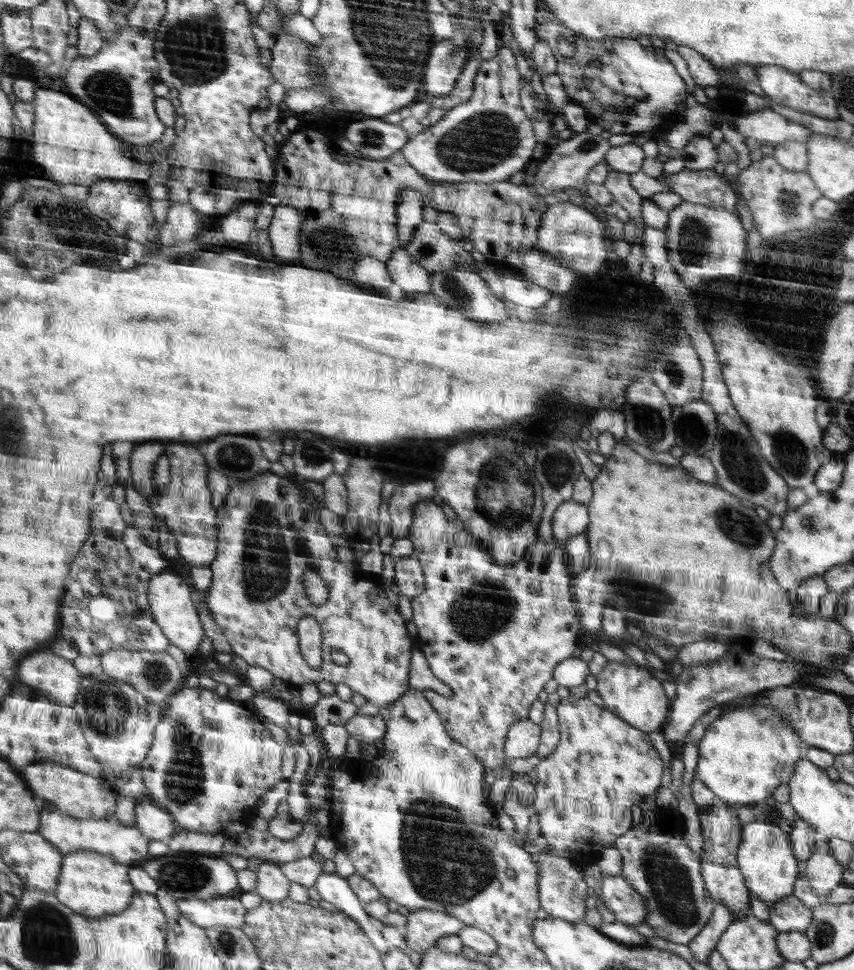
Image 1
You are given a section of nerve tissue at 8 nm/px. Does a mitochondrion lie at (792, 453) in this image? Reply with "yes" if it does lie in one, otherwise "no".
yes

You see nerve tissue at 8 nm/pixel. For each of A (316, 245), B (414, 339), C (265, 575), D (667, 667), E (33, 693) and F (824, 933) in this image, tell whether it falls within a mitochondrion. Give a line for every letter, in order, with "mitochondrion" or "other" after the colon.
A: mitochondrion
B: other
C: mitochondrion
D: other
E: other
F: mitochondrion

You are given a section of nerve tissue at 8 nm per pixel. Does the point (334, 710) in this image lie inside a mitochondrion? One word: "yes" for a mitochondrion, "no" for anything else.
no

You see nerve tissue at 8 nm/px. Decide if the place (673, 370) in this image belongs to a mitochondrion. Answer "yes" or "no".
yes

